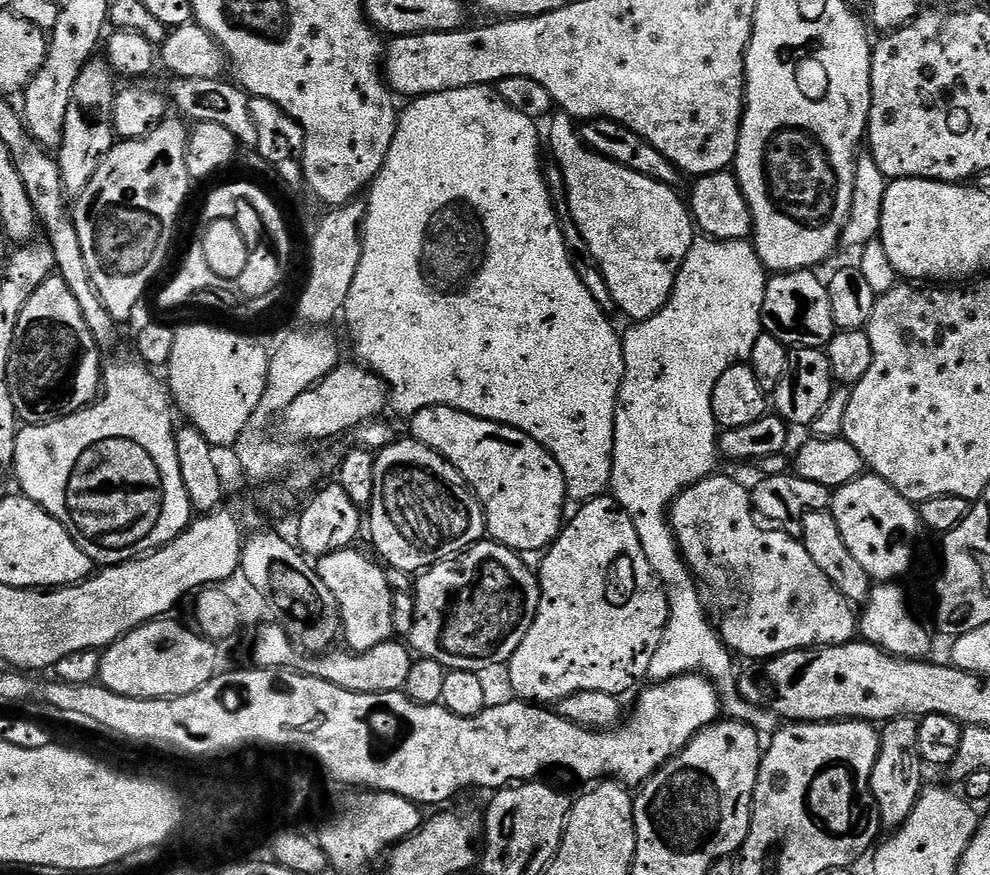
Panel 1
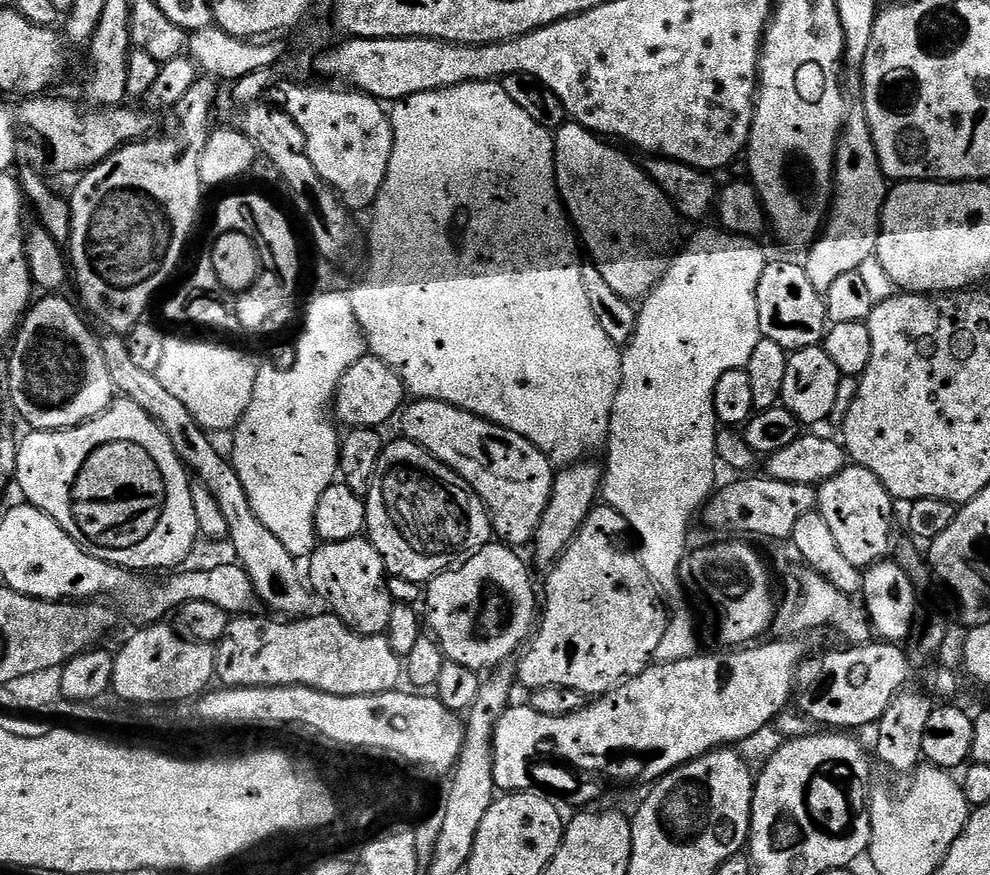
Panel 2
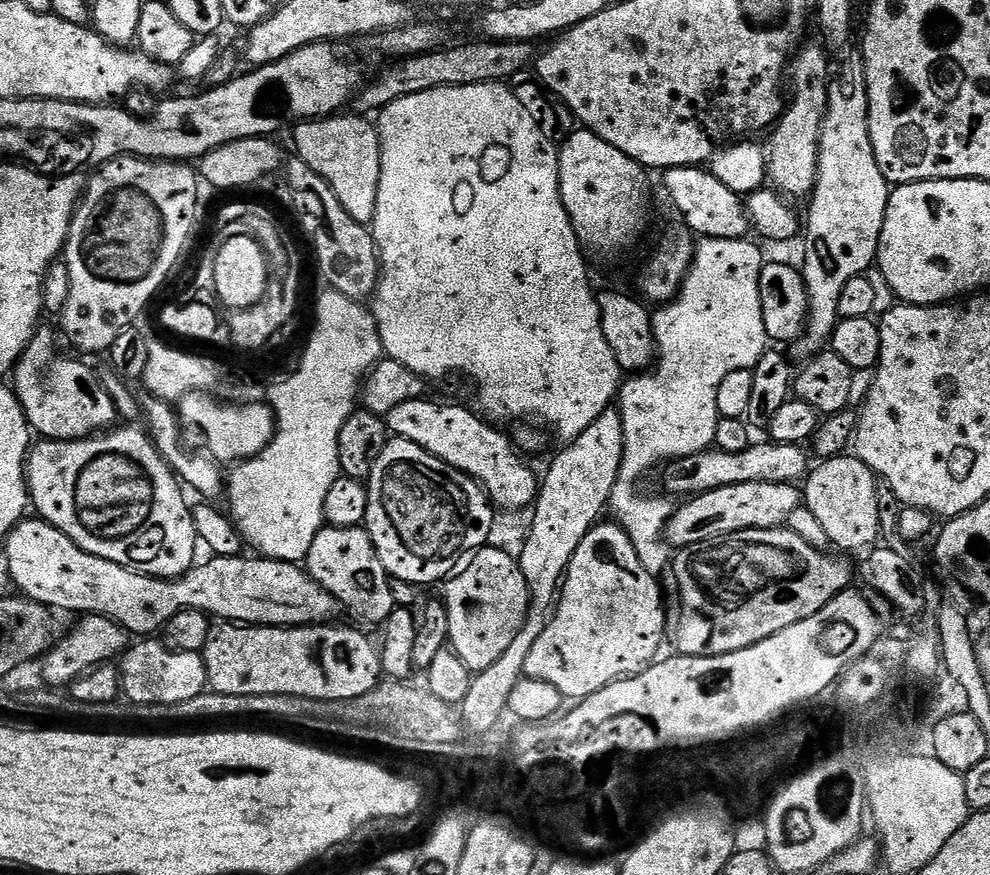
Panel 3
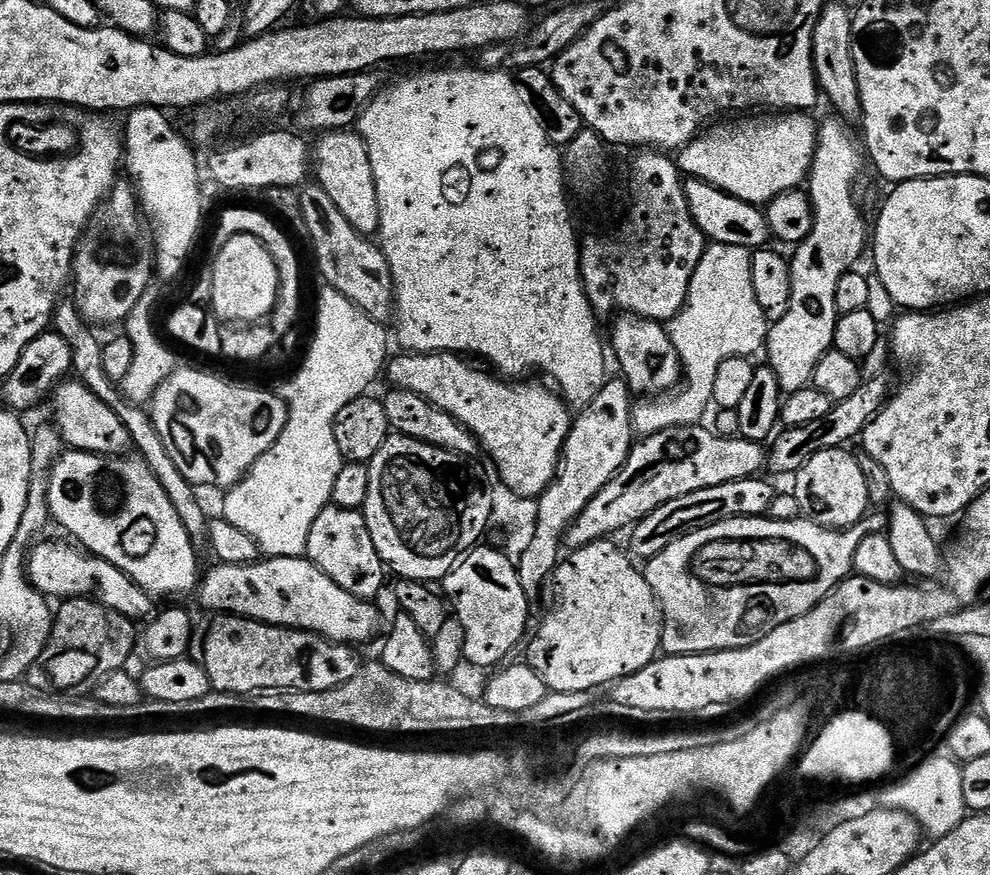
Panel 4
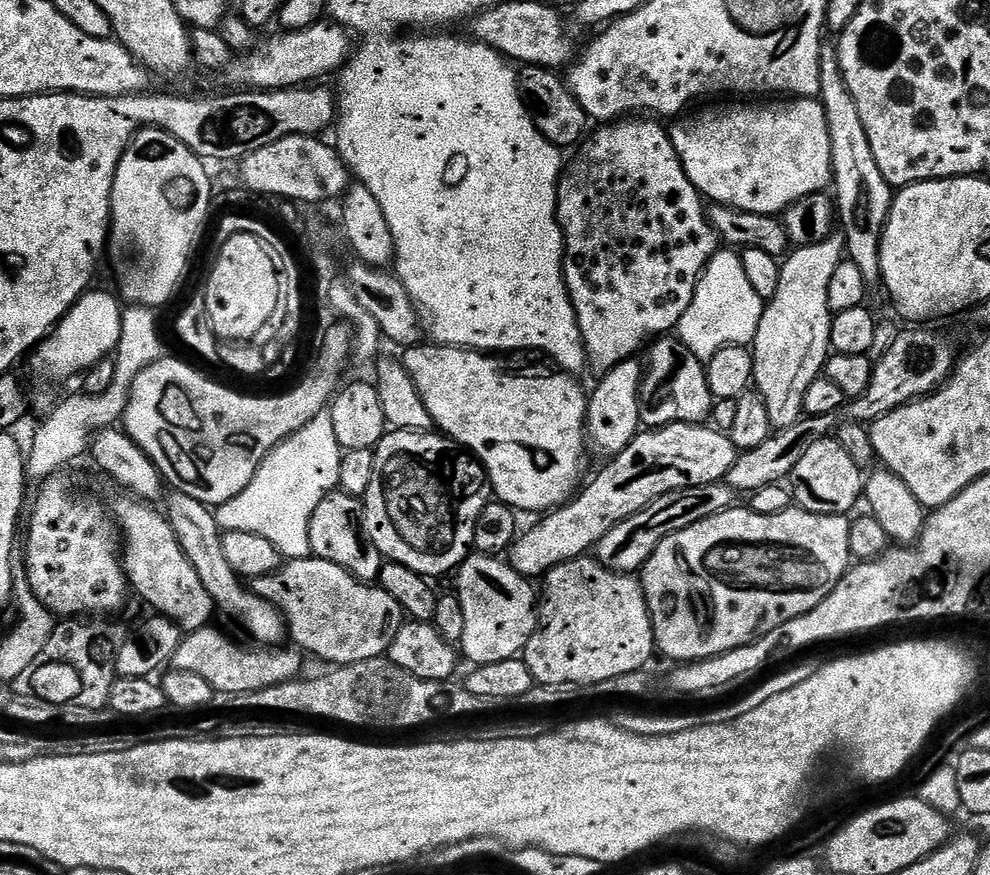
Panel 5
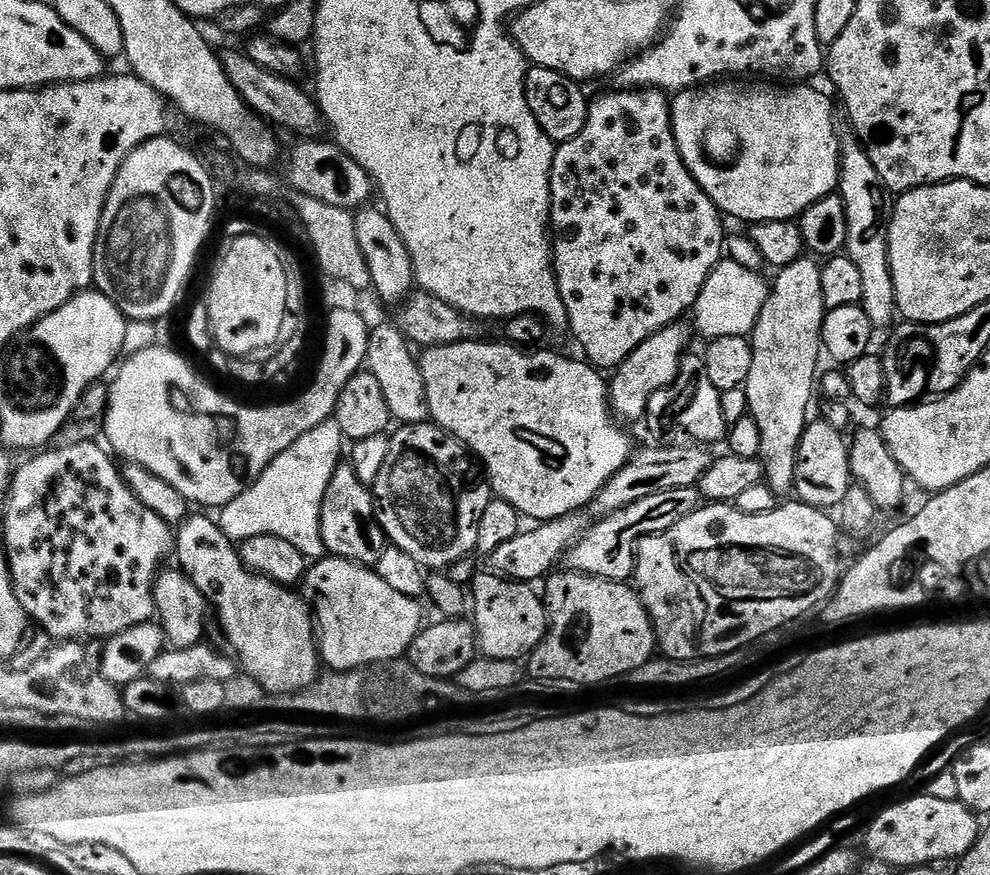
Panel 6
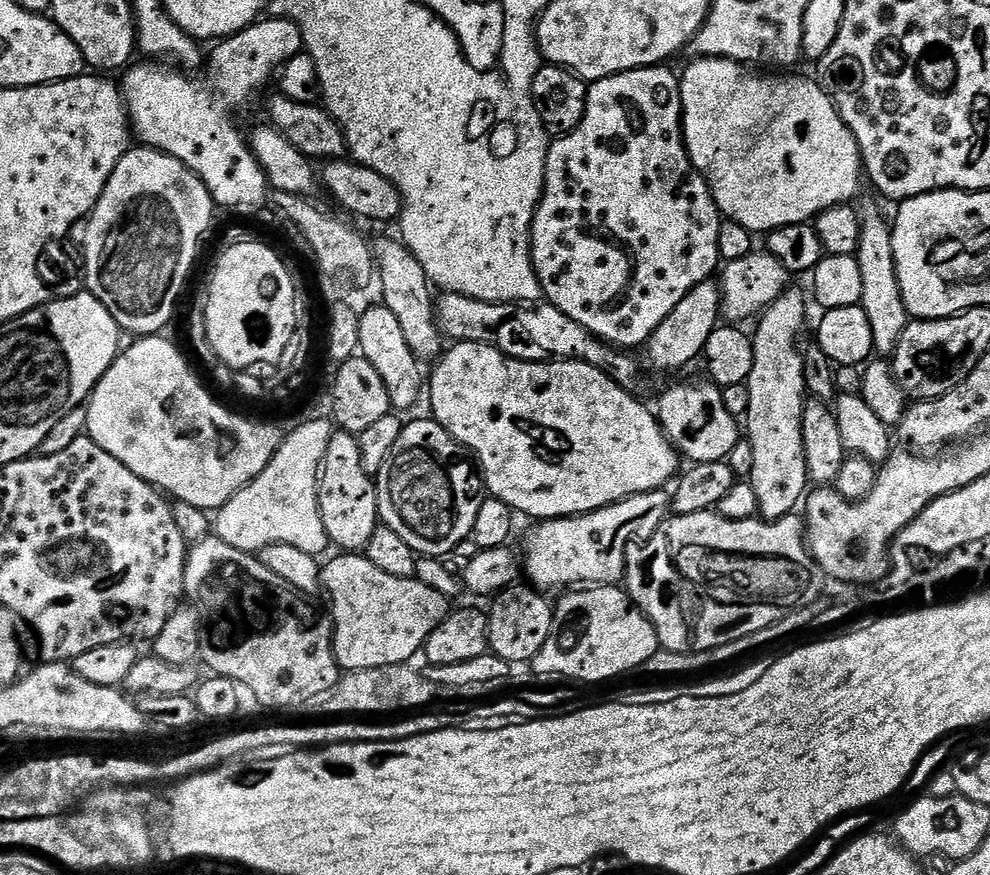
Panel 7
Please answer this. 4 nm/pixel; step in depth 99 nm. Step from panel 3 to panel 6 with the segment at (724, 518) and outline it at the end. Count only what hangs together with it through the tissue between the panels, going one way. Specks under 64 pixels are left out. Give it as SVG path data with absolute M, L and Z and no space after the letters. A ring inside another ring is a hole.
M699 487L675 488L650 494L606 518L595 521L584 533L583 538L566 553L566 564L573 572L585 572L603 580L628 582L636 570L636 546L645 536L665 532L682 518L694 514L701 507L702 497Z

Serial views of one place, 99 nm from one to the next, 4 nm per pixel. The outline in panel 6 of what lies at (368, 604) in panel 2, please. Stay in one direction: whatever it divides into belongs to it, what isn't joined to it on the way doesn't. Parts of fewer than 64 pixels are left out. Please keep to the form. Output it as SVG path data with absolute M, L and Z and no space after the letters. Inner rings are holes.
M341 462L326 486L320 511L320 533L325 553L353 560L356 564L374 566L386 547L386 533L376 520L376 502L371 487L358 482L351 463Z

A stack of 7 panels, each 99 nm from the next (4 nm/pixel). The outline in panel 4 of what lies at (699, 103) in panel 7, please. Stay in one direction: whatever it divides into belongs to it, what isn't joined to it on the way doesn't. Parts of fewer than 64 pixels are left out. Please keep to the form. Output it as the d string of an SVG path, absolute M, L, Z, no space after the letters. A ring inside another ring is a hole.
M792 110L787 114L756 114L753 120L744 120L748 118L736 118L733 124L720 124L717 123L715 126L717 128L709 127L707 130L701 131L700 135L692 140L684 148L679 149L678 152L678 167L685 177L701 180L706 182L710 186L714 186L718 190L722 190L726 194L730 194L734 198L738 198L742 202L747 204L755 204L757 206L766 206L774 198L778 198L778 194L783 192L794 192L797 191L807 181L811 170L812 170L812 159L816 153L816 134L818 131L817 121L812 121L811 115L805 114L800 110Z

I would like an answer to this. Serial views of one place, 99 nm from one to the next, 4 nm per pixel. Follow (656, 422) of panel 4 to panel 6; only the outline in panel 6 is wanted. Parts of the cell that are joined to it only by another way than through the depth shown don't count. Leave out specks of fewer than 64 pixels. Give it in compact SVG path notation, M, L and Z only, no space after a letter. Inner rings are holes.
M721 259L720 265L713 270L710 278L706 278L694 309L696 328L704 335L705 341L748 336L751 333L762 314L762 306L770 291L769 281L764 281L762 277L760 272L751 272L746 270L746 266L738 266L738 262Z

